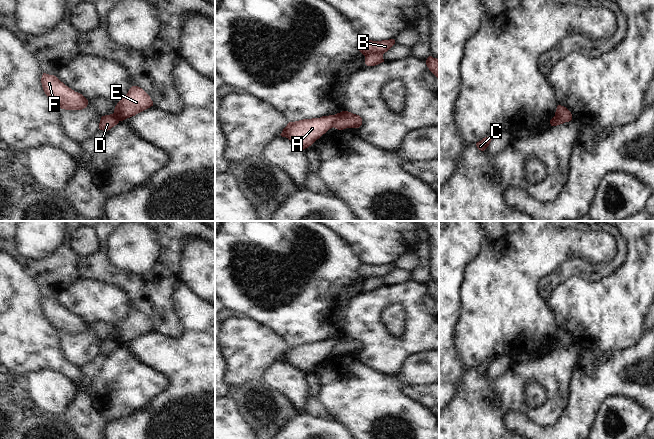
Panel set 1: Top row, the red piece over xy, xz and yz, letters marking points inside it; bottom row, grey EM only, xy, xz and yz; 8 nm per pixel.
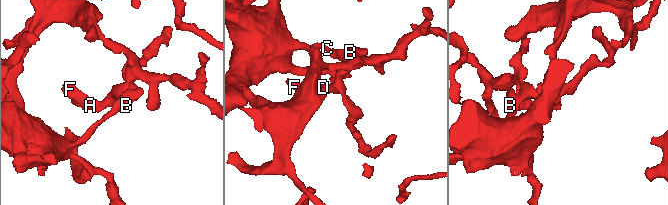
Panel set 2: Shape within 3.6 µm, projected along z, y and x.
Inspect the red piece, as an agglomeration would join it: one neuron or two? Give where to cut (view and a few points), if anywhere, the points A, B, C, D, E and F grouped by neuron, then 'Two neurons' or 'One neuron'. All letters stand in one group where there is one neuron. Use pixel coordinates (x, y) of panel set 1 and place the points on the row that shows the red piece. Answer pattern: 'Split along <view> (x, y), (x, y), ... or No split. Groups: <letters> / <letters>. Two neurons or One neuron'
Split along xz (339, 113), (332, 126). Groups: A D F / B C E. Two neurons.

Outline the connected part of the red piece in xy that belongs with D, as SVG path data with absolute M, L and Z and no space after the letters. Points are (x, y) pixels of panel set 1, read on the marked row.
M105 115L101 117L100 123L99 123L99 129L103 131L108 131L115 125L119 123L119 119L114 115Z

